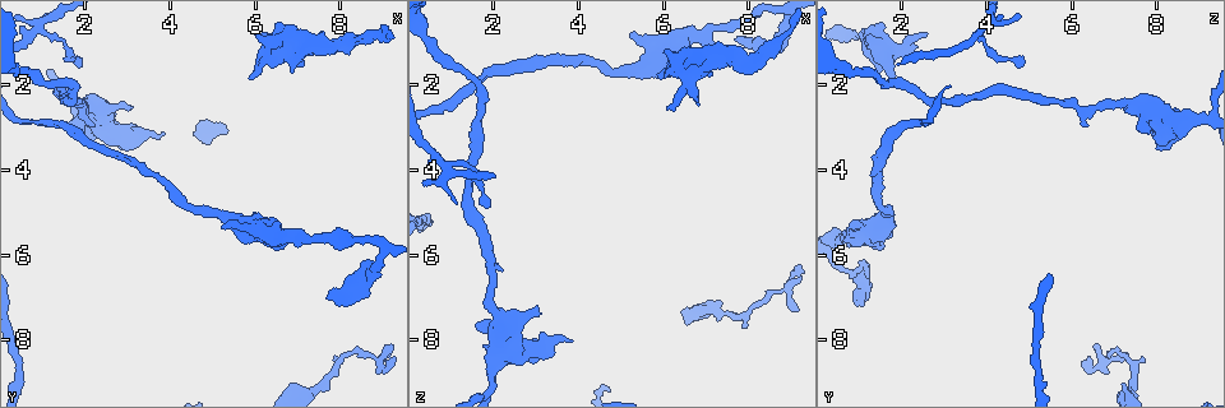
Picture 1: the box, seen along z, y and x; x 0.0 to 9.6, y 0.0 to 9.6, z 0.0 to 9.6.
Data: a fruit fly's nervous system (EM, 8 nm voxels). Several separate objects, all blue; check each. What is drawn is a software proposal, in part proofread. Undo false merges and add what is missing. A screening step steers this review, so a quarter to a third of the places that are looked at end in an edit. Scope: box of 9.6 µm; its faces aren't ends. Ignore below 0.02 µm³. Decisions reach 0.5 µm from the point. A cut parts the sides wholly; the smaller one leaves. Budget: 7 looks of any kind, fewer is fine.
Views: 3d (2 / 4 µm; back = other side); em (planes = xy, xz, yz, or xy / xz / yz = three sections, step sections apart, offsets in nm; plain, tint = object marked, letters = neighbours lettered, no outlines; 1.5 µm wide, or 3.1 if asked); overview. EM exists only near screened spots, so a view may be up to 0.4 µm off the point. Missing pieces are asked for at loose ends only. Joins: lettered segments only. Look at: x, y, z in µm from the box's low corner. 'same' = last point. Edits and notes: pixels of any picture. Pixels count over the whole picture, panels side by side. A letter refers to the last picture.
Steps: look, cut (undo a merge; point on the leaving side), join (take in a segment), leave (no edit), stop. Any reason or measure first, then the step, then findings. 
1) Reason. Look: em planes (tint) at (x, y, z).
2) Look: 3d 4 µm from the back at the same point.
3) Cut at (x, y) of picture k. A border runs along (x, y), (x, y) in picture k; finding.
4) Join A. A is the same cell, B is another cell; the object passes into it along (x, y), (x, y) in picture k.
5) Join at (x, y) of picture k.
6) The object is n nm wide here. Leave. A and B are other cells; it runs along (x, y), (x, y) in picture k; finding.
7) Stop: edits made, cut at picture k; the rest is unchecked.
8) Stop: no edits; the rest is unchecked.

Stops while still wide. Look: 3d 2 µm at (3.80, 3.15, 8.05).

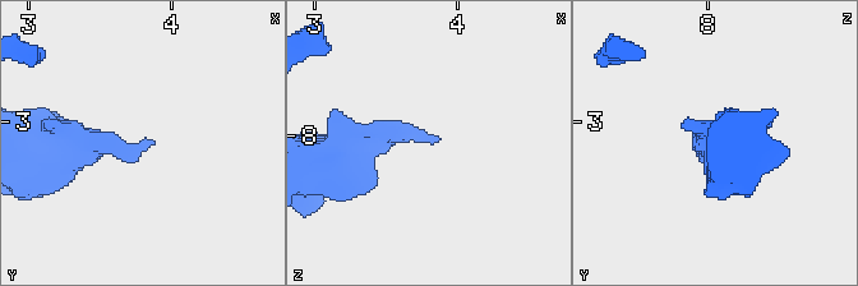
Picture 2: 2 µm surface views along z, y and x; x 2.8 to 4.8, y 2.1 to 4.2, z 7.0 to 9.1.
Look: em planes (letters) at (3.88, 3.14, 8.04).

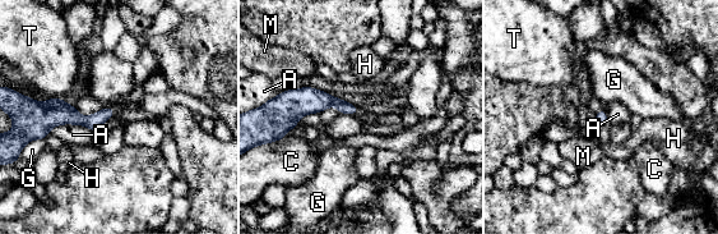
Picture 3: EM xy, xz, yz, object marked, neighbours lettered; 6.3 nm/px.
Leave. A, C, G, H, M and T are other cells; a border runs along (49, 129), (83, 124), (93, 133) in picture 3; none of them fits.

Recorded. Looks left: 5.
A fork. Look: em planes (tint) at (0.90, 0.70, 3.95).

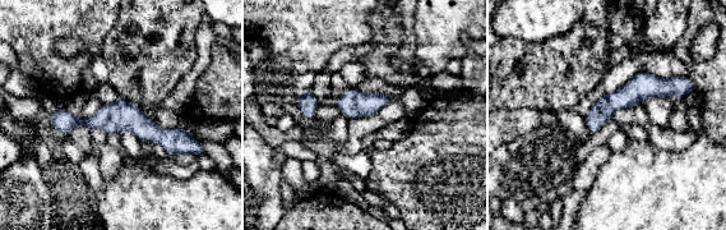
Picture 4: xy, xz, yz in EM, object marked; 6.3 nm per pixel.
Look: em planes (letters) at the same point.

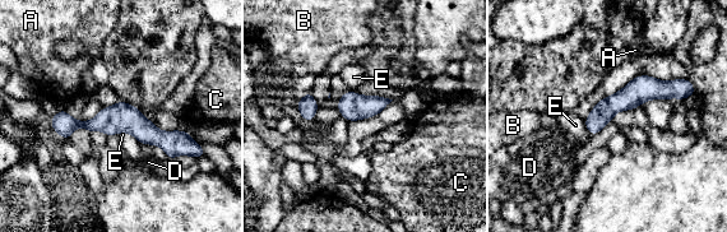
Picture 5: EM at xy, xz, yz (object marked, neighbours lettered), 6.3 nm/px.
The object is 140 nm wide here. Leave. A, B, C, D and E are other cells; it runs along (54, 121), (134, 123), (188, 149) in picture 5; all the same cell.

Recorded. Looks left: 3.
Look: em xy step 8 (tint) at (0.75, 2.90, 2.55).

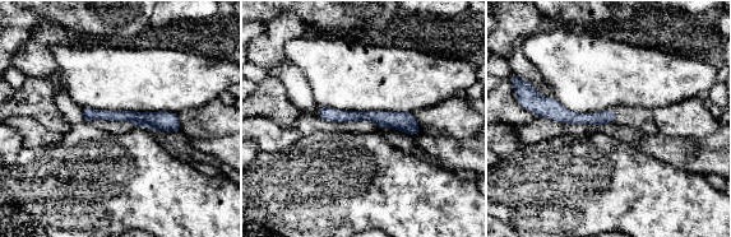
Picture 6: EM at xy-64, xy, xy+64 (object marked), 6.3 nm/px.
Look: em planes (tint) at the same point.

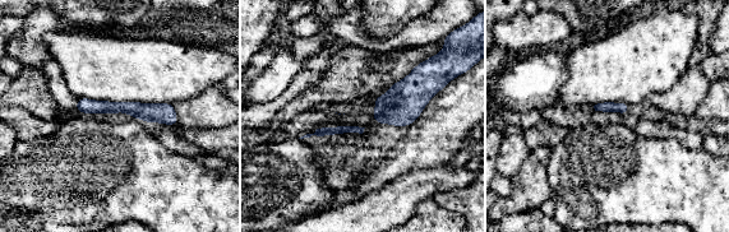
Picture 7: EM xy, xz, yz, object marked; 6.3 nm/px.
Look: em planes (letters) at the same point.

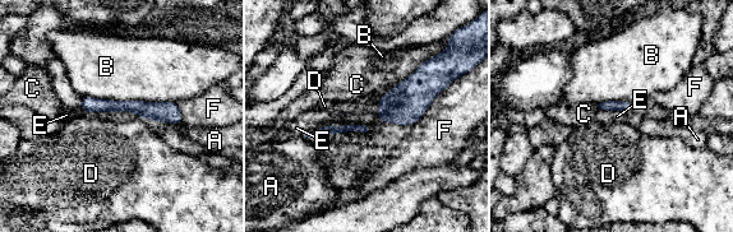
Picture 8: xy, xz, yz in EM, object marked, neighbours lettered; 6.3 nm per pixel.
Leave. A, B, C, D, E and F are other cells; all the same cell.

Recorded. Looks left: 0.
Stop: no edits; the rest is unchecked.

